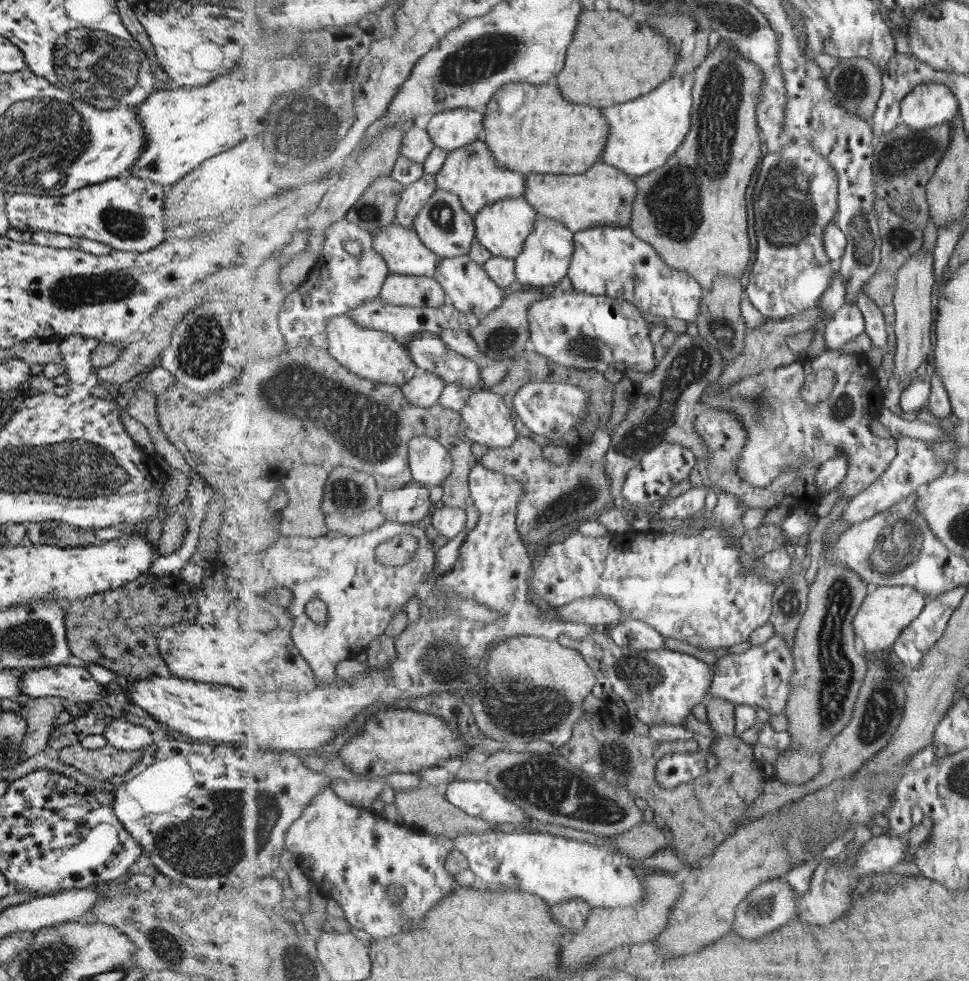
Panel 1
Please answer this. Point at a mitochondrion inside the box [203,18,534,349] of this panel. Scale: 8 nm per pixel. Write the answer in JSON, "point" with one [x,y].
{"point":[474,59]}

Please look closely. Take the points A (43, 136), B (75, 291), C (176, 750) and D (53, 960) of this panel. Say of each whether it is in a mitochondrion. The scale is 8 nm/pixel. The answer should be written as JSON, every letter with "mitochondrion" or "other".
{"A":"mitochondrion","B":"mitochondrion","C":"other","D":"mitochondrion"}

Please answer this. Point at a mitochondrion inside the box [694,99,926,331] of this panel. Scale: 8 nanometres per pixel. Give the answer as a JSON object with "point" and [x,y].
{"point":[788,209]}

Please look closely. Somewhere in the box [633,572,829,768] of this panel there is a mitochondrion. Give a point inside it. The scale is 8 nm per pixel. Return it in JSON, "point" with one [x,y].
{"point":[688,608]}

